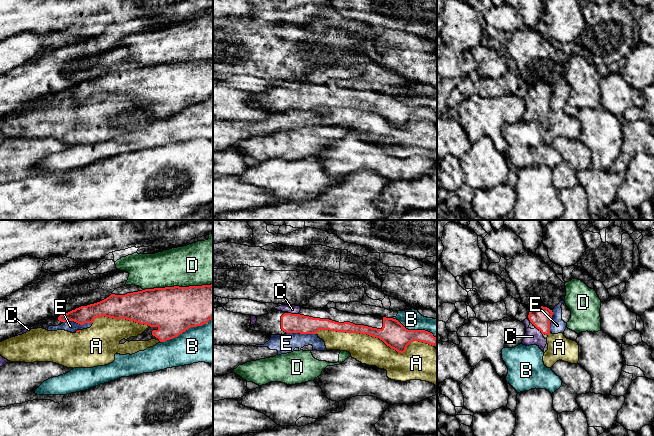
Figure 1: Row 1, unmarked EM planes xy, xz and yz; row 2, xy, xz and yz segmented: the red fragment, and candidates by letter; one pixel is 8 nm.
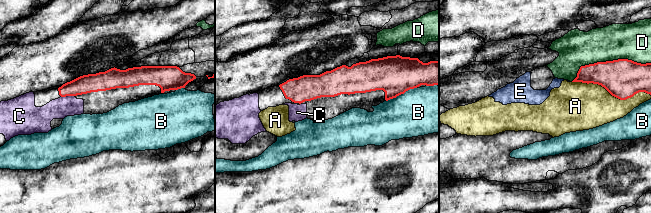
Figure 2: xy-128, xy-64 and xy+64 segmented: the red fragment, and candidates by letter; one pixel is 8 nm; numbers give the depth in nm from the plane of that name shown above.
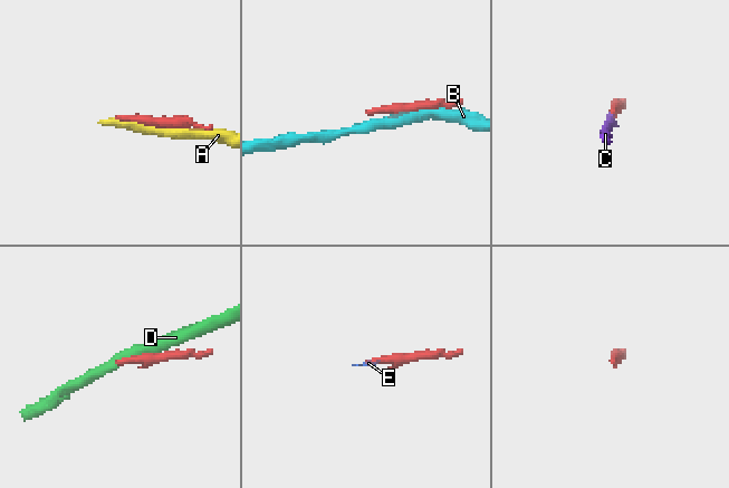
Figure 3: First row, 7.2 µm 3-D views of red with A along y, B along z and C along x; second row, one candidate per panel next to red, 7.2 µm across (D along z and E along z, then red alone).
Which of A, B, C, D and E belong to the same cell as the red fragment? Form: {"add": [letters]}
{"add": ["C"]}

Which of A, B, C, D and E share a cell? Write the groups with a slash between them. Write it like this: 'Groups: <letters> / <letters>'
Groups: A E / B / C / D

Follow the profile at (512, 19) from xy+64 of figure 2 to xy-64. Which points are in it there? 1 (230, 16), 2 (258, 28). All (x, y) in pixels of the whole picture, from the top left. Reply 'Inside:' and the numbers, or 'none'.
Inside: 1

